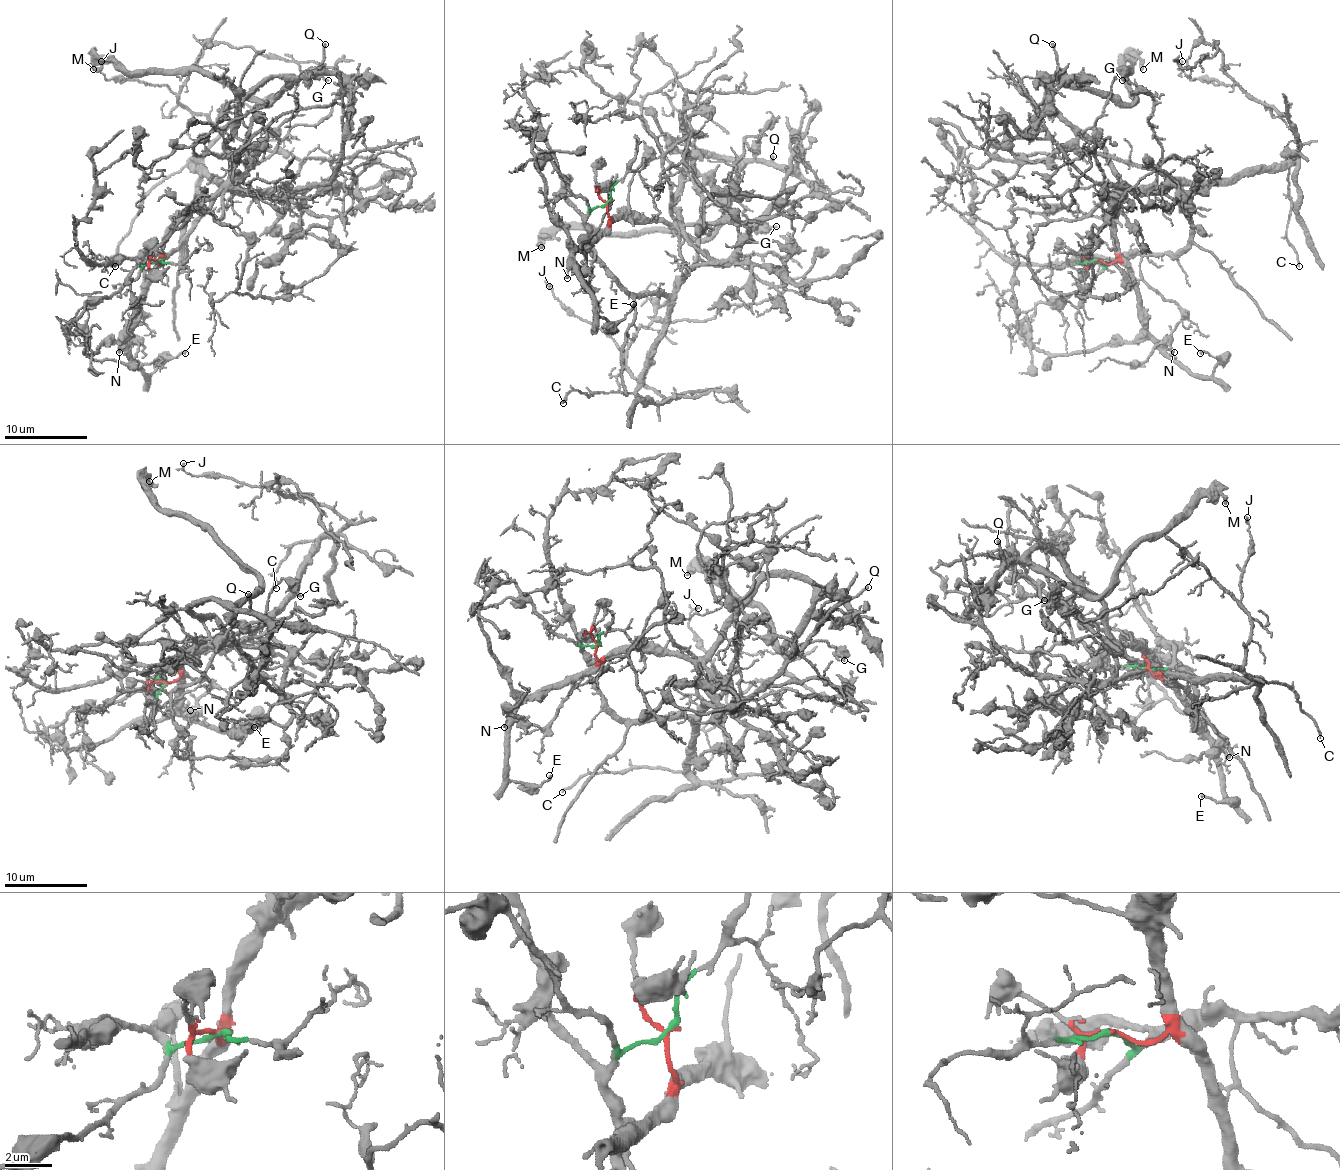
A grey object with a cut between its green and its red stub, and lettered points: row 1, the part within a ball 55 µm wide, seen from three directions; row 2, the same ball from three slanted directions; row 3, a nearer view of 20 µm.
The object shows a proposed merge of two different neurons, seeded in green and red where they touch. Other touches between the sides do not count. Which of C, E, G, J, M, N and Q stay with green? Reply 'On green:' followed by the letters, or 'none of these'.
On green: C, J

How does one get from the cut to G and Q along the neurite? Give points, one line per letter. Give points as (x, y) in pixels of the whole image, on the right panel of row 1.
G: (1099, 260), (1116, 258), (1116, 169), (1102, 146), (1079, 136), (1072, 144), (1093, 129), (1122, 71), (1122, 79)
Q: (1099, 260), (1116, 258), (1118, 177), (1108, 152), (1087, 140), (1052, 102), (1058, 67), (1052, 44)

